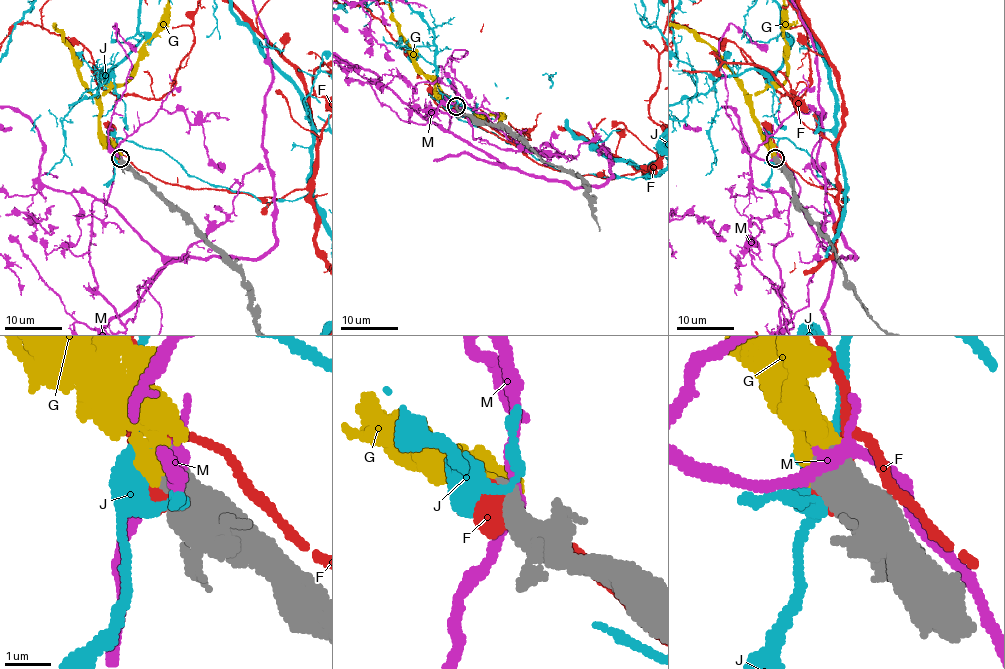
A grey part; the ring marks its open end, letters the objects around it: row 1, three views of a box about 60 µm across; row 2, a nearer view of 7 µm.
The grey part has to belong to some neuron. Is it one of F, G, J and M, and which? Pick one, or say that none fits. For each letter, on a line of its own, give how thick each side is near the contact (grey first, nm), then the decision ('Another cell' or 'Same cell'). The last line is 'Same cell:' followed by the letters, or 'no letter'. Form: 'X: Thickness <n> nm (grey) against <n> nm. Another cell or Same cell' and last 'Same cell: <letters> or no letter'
F: Thickness 700 nm (grey) against 500 nm. Another cell
G: Thickness 550 nm (grey) against 260 nm. Same cell
J: Thickness 650 nm (grey) against 320 nm. Another cell
M: Thickness 600 nm (grey) against 240 nm. Another cell
Same cell: G

